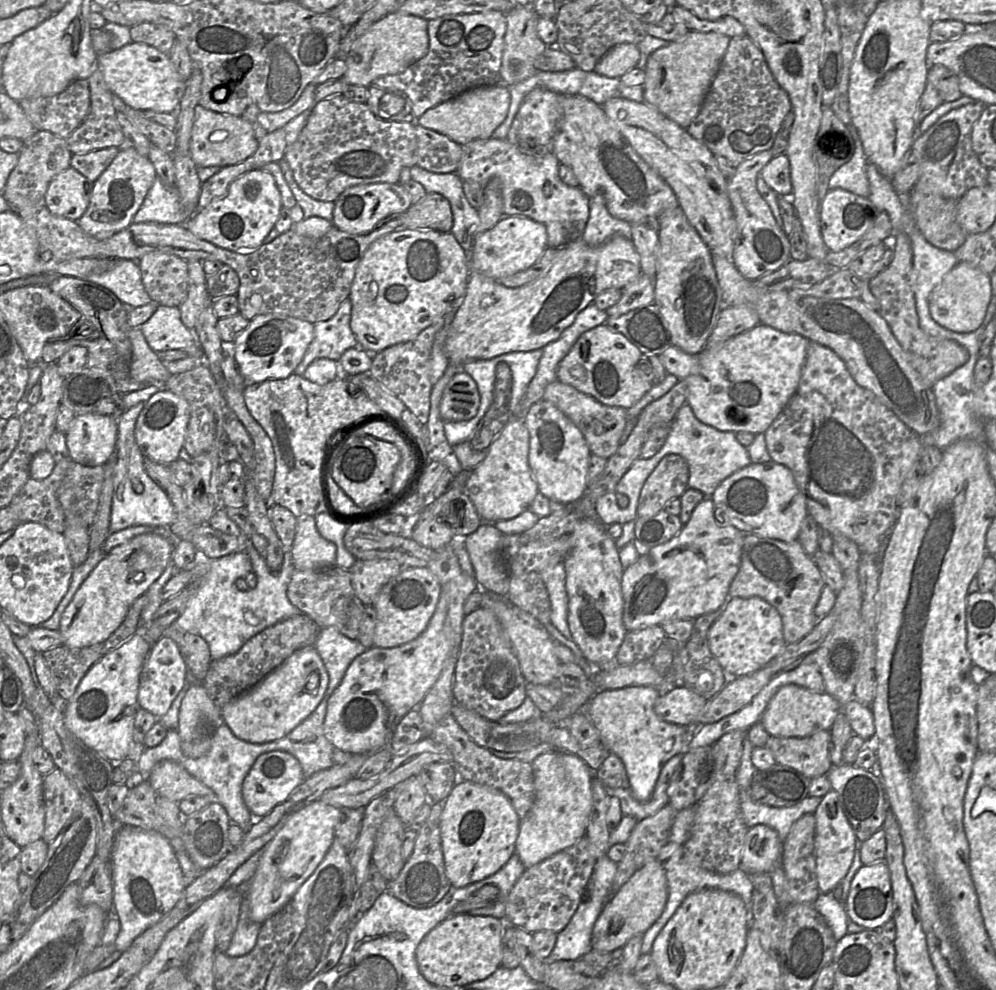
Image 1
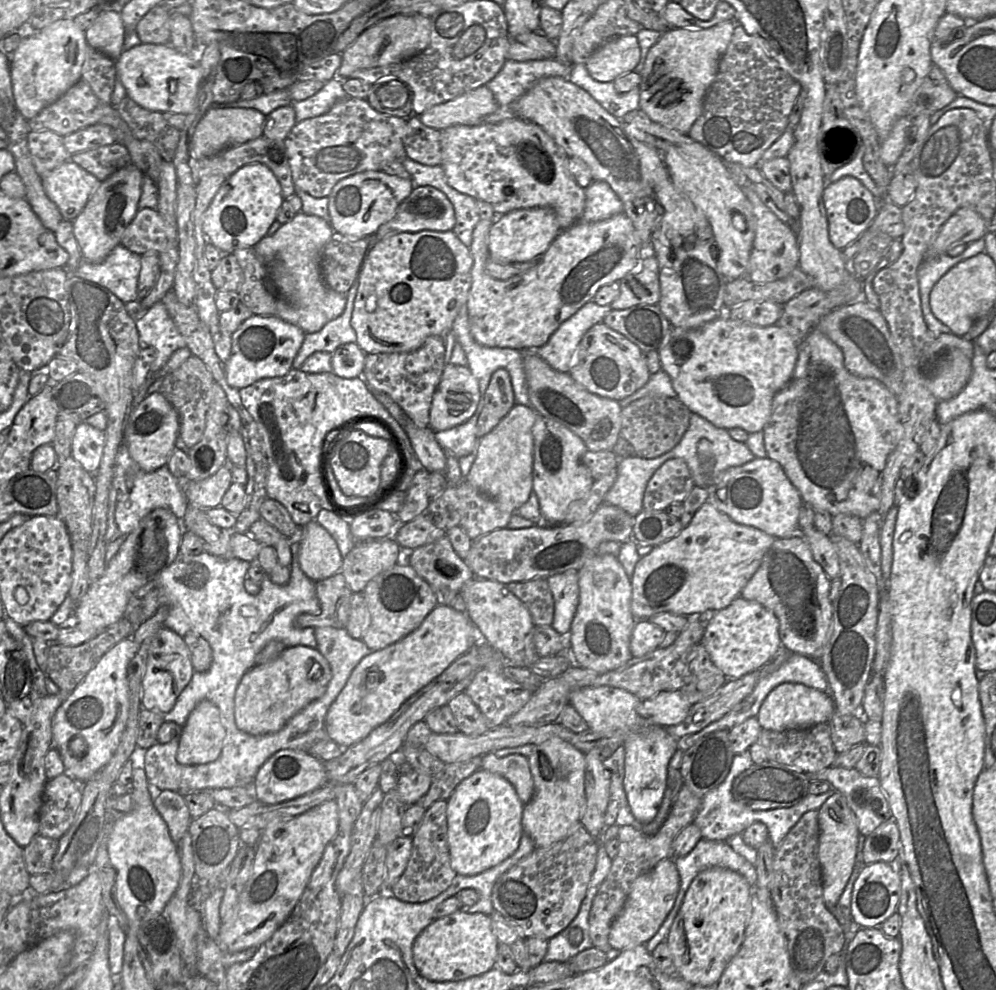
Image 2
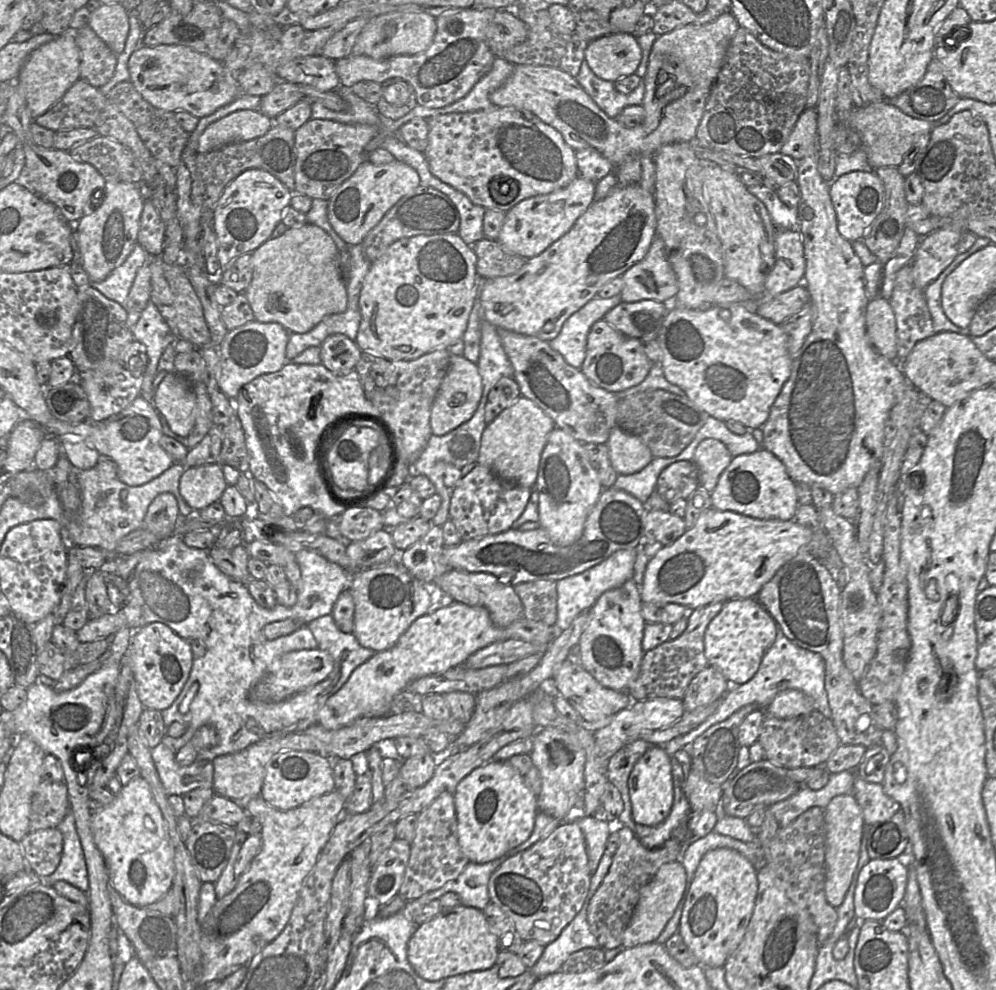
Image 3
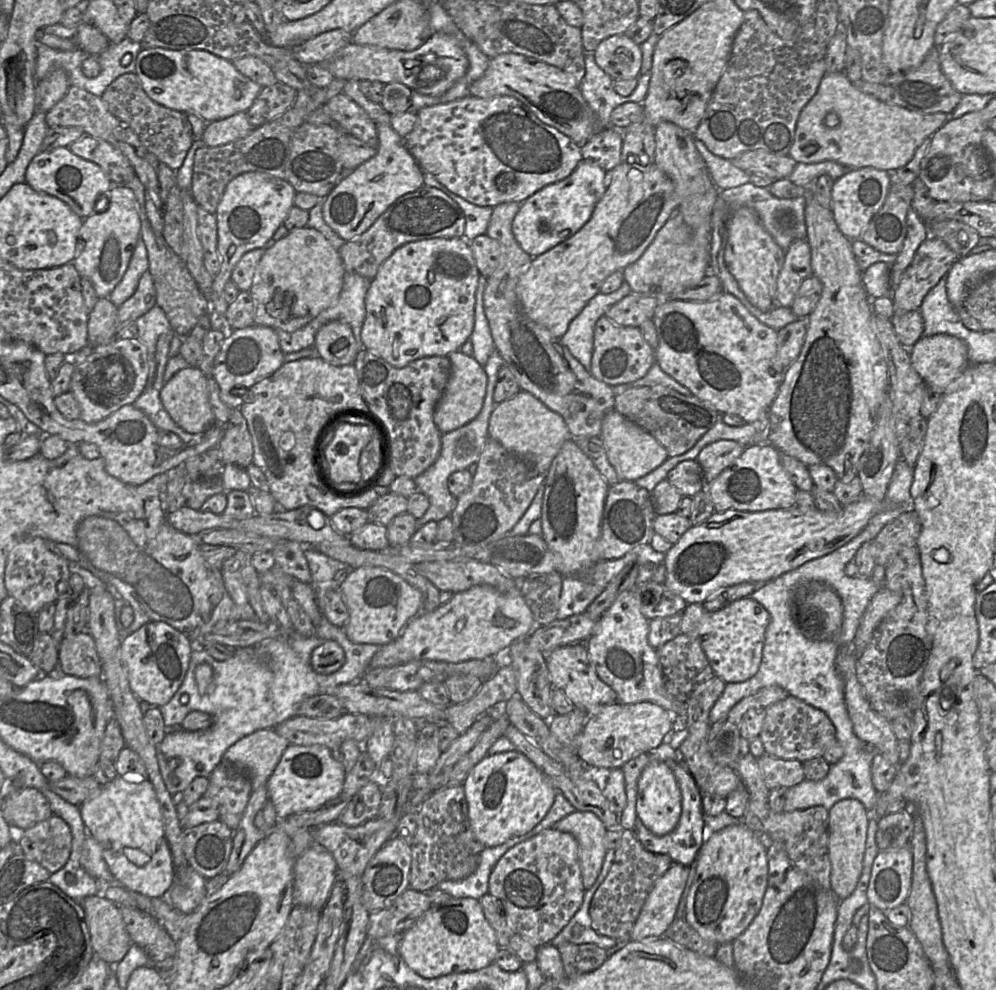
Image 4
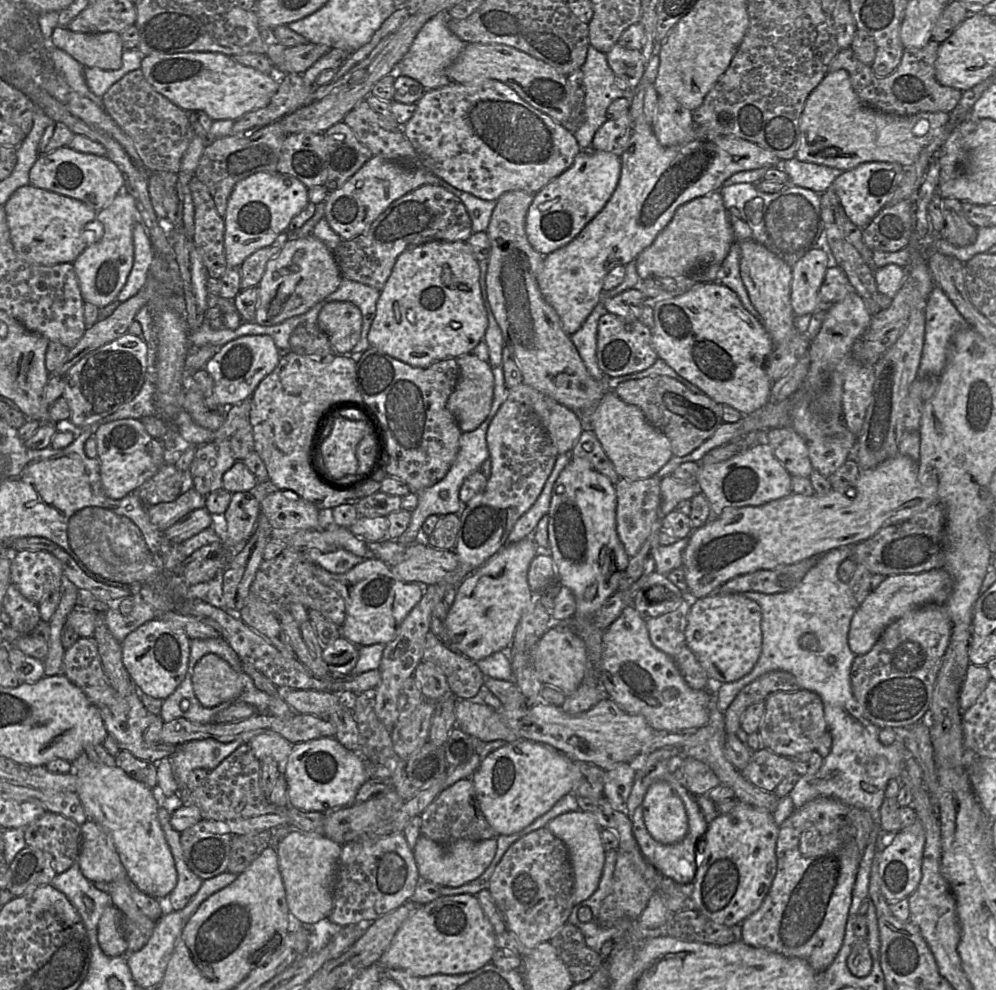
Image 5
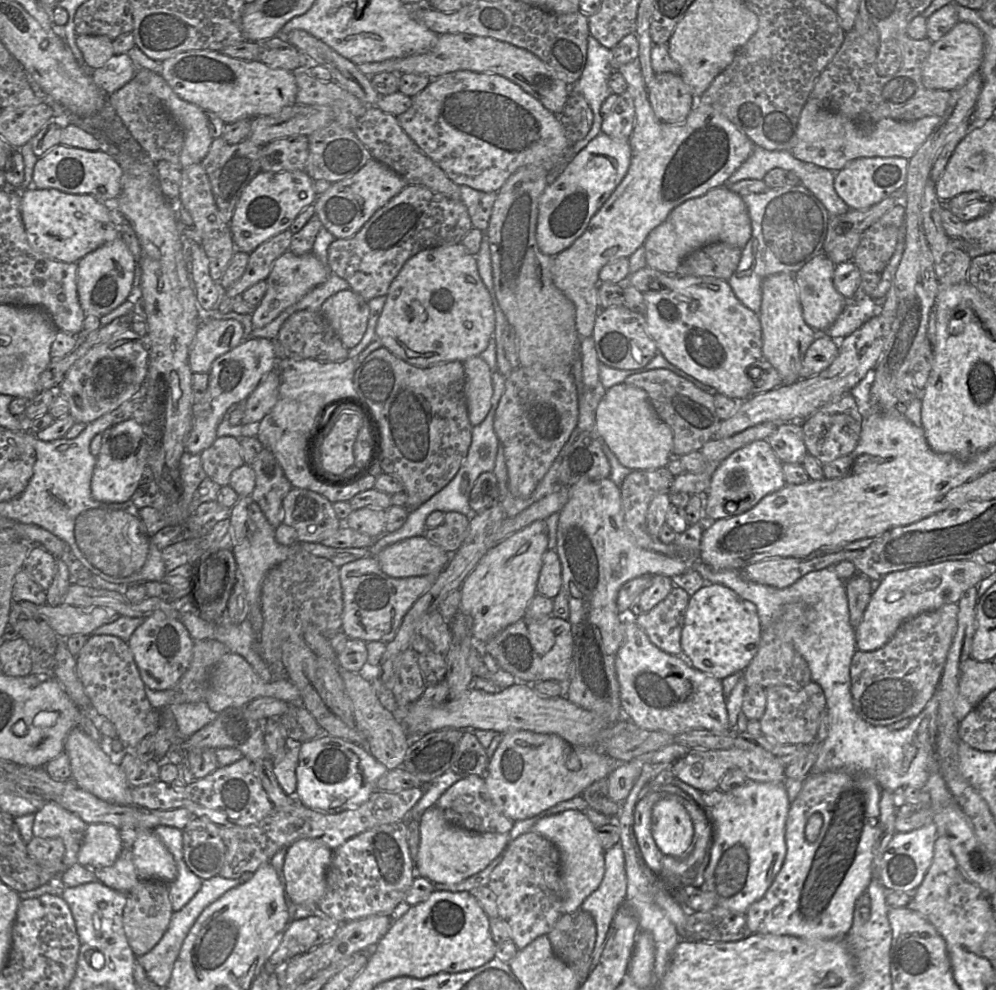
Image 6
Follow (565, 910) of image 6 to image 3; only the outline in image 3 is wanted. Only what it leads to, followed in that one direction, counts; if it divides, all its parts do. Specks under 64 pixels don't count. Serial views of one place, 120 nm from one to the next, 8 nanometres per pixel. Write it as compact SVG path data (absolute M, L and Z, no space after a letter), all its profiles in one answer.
M600 815L584 816L576 820L582 830L589 860L591 874L595 873L599 862L606 850L609 837L608 822L601 819Z

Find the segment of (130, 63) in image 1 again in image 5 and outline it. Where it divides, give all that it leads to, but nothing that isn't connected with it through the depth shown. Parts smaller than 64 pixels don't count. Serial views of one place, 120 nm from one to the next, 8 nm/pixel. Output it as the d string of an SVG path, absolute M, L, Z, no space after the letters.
M219 52L146 55L140 69L151 86L177 107L186 112L203 111L213 121L236 120L267 106L279 86L274 74L264 74Z

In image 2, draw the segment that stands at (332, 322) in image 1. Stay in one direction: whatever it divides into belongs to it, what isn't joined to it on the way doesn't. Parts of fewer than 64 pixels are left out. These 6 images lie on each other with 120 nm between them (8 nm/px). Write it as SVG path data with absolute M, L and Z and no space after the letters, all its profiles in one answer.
M356 279L346 294L346 305L342 314L328 322L321 330L305 334L302 346L293 360L292 369L300 369L306 359L315 352L332 354L341 345L356 343L357 337L351 326L351 318L357 289Z

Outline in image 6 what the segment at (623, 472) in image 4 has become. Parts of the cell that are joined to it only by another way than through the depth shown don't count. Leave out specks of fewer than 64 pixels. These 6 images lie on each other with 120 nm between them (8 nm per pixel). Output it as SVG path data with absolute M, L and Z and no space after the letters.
M617 384L607 389L596 410L596 430L619 462L630 470L655 470L666 468L673 458L673 431L653 409L648 394L641 388Z

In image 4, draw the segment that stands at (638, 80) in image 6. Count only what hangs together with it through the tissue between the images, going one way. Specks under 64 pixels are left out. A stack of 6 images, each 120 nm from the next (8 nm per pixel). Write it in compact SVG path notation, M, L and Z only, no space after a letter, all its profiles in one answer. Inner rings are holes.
M625 34L611 36L600 42L594 51L596 64L613 80L637 79L640 75L642 51ZM765 150L747 151L730 161L740 170L762 173L773 180L787 178L798 163L788 155L778 156ZM621 162L606 173L606 191L596 204L590 219L571 237L532 258L516 285L516 295L524 314L532 321L547 327L557 338L565 334L570 322L600 292L605 279L638 260L659 229L677 211L674 183L655 163L635 168Z

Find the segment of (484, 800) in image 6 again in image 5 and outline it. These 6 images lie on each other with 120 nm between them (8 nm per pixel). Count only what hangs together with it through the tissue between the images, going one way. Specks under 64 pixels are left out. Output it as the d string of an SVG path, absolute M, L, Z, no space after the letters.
M470 778L459 780L441 791L421 814L420 834L441 846L448 846L459 839L481 841L499 836L483 815Z

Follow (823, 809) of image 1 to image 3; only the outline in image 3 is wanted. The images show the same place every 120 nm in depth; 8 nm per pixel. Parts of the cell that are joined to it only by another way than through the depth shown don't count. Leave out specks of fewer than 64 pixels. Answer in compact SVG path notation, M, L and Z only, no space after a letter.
M853 794L835 796L824 809L825 819L825 893L827 901L838 908L844 901L860 858L864 829L863 813Z

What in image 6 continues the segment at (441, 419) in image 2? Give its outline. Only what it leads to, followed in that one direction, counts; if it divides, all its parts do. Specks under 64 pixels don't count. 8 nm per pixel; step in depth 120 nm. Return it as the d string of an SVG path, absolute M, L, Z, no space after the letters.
M474 356L463 362L465 370L465 398L468 417L474 427L487 416L493 396L491 369L480 356Z

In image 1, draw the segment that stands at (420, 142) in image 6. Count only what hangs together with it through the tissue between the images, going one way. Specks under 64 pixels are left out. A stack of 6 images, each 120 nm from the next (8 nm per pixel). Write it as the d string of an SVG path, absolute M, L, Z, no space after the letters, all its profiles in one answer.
M493 137L486 140L474 140L461 146L463 155L455 173L462 181L474 181L482 188L491 178L497 177L501 183L504 216L526 216L544 224L547 231L547 246L550 248L559 248L582 238L589 218L589 197L579 187L568 186L560 179L561 163L554 153L547 153L542 157L528 156L506 138L495 139Z

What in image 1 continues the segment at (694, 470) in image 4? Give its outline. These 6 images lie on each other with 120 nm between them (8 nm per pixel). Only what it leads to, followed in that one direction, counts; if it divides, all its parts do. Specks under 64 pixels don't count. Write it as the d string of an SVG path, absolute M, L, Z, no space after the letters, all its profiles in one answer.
M678 454L664 456L646 479L640 493L637 516L653 516L688 488L689 467Z

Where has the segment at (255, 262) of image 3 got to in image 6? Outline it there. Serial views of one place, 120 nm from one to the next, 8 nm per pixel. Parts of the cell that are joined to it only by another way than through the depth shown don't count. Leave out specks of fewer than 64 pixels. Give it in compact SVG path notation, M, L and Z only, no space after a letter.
M289 250L284 252L274 262L266 279L266 292L251 314L253 328L262 328L272 322L281 312L297 303L314 287L324 283L330 273L327 264L323 264L313 252L302 255L296 255Z

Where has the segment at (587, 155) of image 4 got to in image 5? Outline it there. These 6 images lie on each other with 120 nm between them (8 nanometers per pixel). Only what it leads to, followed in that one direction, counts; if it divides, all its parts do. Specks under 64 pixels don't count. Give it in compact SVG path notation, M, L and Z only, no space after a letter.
M629 111L623 113L619 118L606 120L596 131L591 149L604 151L621 156L626 149L632 135L632 119Z

